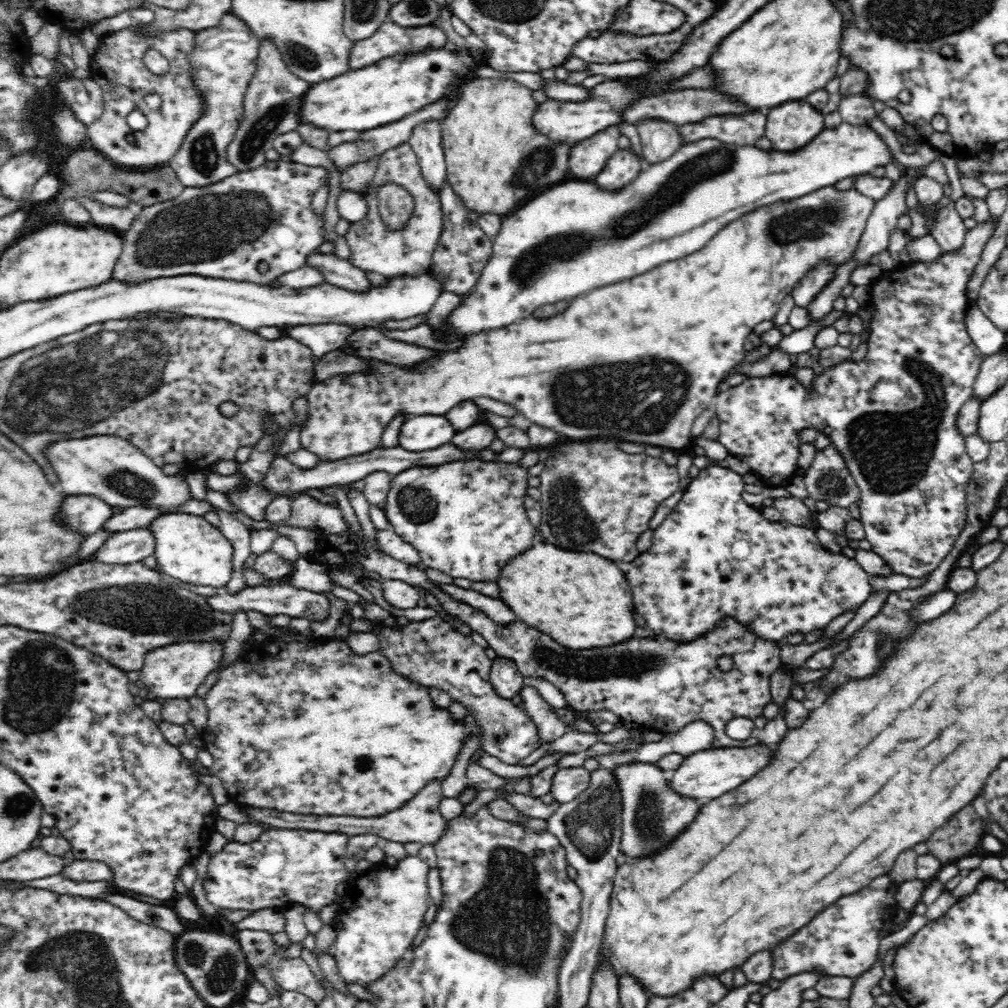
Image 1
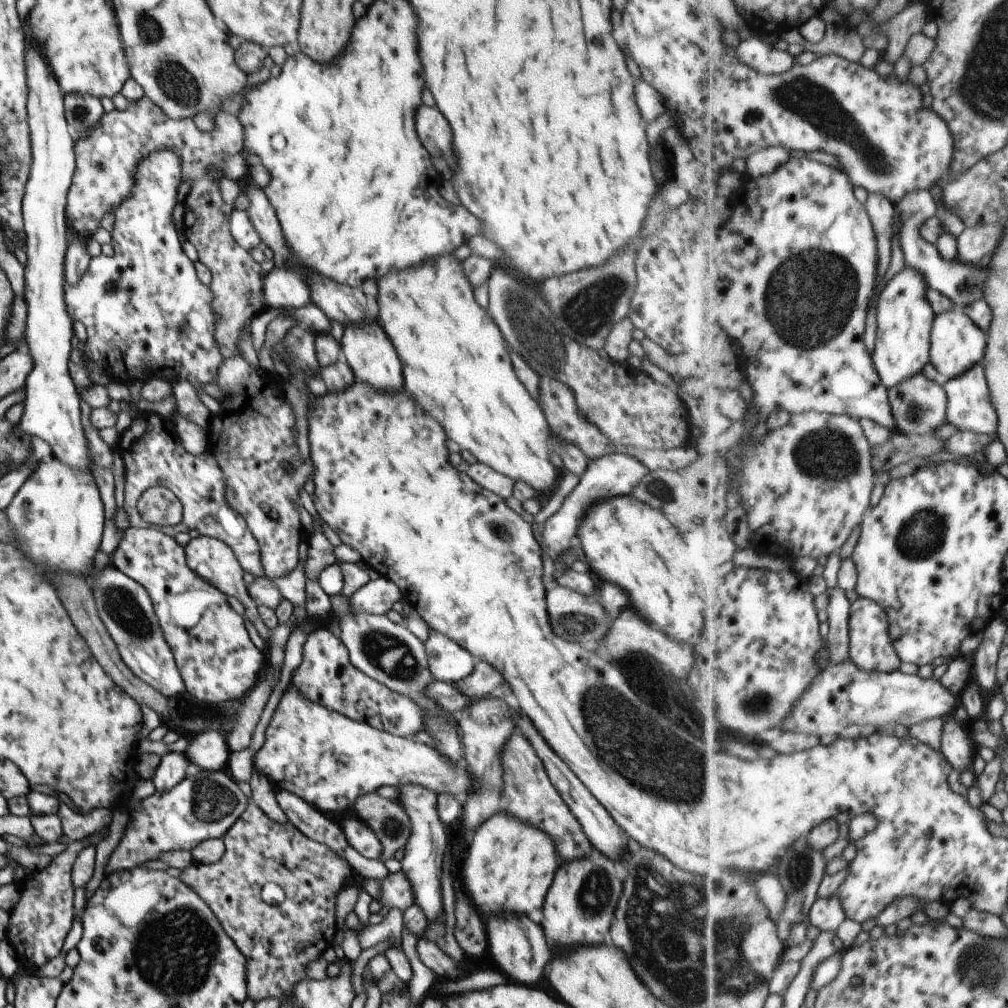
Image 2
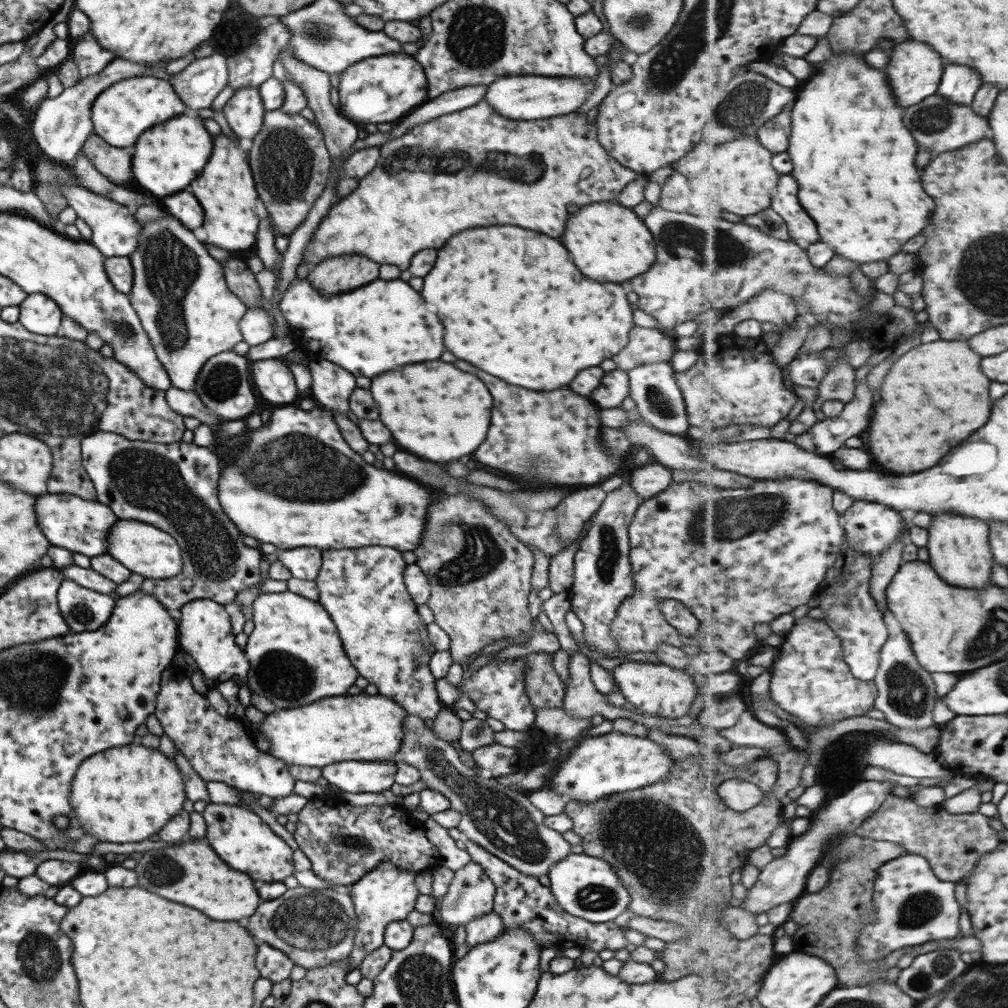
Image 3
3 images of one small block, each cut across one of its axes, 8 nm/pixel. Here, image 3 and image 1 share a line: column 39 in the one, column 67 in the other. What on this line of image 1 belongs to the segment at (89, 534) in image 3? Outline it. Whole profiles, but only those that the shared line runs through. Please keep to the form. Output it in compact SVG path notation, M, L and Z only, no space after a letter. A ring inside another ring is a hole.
M67 495L58 508L60 518L76 532L92 534L114 515L112 507L94 495Z

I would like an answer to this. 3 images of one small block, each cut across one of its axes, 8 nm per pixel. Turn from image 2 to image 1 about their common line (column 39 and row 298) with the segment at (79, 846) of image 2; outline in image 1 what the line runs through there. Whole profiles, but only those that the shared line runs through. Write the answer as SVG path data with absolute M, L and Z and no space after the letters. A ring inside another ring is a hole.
M990 218L978 223L974 228L968 230L965 236L965 244L962 249L955 252L946 252L934 260L934 262L914 262L902 270L893 269L890 272L883 272L882 276L871 286L870 302L866 306L872 319L869 325L870 337L868 338L868 350L862 361L843 360L834 366L825 368L819 374L814 375L812 388L805 388L796 380L796 377L765 375L764 377L747 377L739 386L728 387L715 395L712 402L712 410L718 417L719 441L729 450L733 458L745 459L750 465L751 471L758 474L764 481L763 486L785 485L798 471L797 460L799 448L802 442L798 433L803 428L816 428L828 436L831 445L842 455L854 482L857 483L860 498L858 508L860 509L860 521L865 530L865 538L871 544L871 550L879 554L892 567L892 571L898 574L912 577L914 580L928 576L952 550L955 540L965 527L967 515L966 487L971 478L974 468L974 461L966 451L964 435L960 435L956 420L964 403L973 396L973 389L977 380L980 365L984 354L971 341L966 330L965 316L970 306L966 298L966 288L971 276L974 273L980 257L983 254L988 240L992 238L993 230L997 227L999 220L993 222Z

